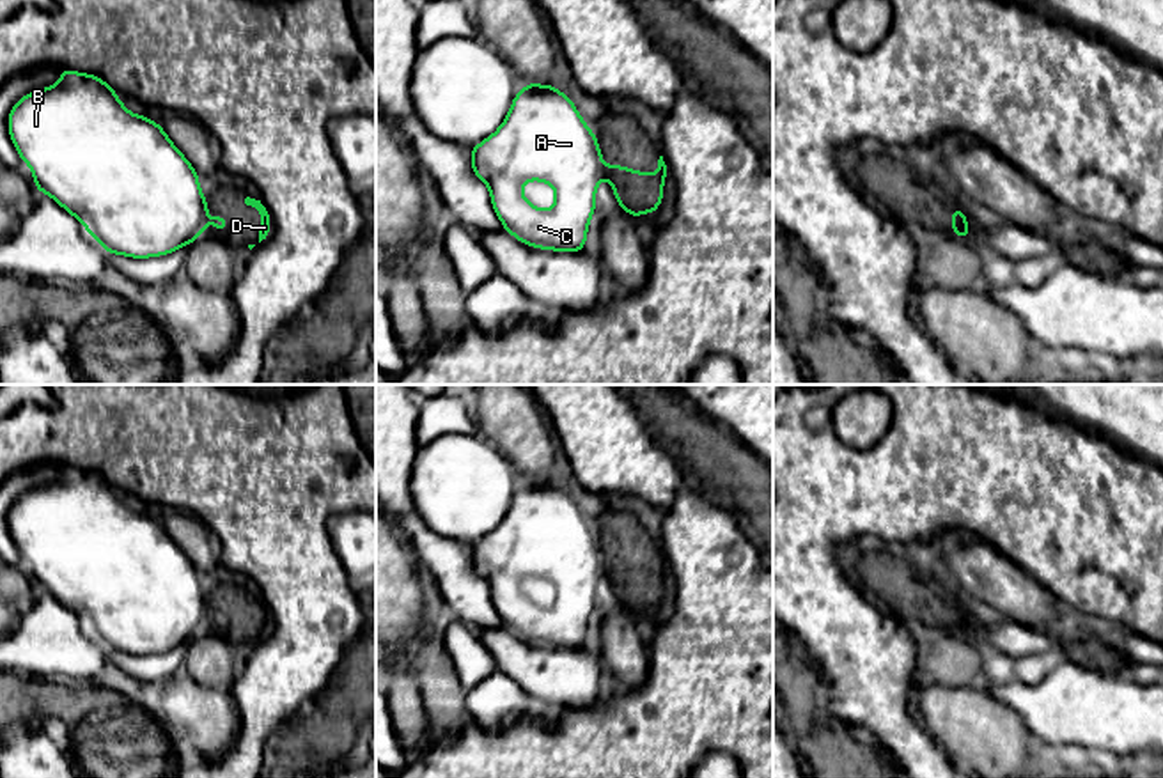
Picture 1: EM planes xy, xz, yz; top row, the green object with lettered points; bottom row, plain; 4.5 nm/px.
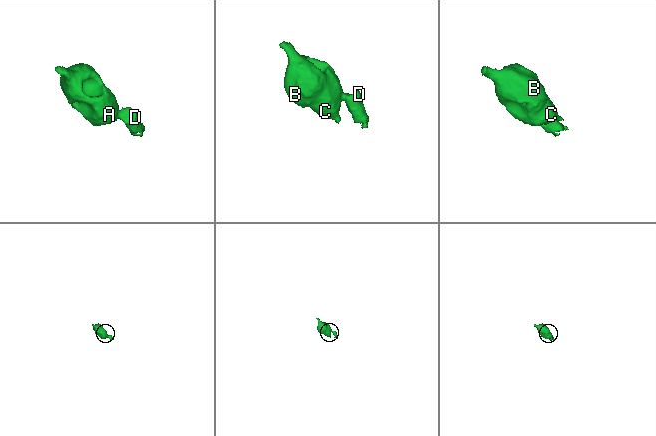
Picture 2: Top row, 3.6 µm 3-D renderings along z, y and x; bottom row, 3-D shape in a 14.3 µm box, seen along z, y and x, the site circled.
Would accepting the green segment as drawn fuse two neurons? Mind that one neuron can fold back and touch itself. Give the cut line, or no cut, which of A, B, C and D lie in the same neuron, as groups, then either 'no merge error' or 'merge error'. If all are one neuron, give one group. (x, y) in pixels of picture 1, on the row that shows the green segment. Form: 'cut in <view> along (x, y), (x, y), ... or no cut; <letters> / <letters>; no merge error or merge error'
cut in xz along (603, 167), (605, 176); A B C / D; merge error

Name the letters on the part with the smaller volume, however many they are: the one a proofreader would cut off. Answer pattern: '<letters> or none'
D

